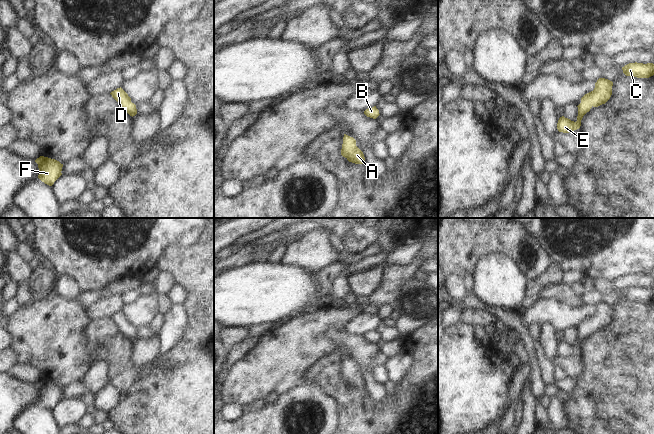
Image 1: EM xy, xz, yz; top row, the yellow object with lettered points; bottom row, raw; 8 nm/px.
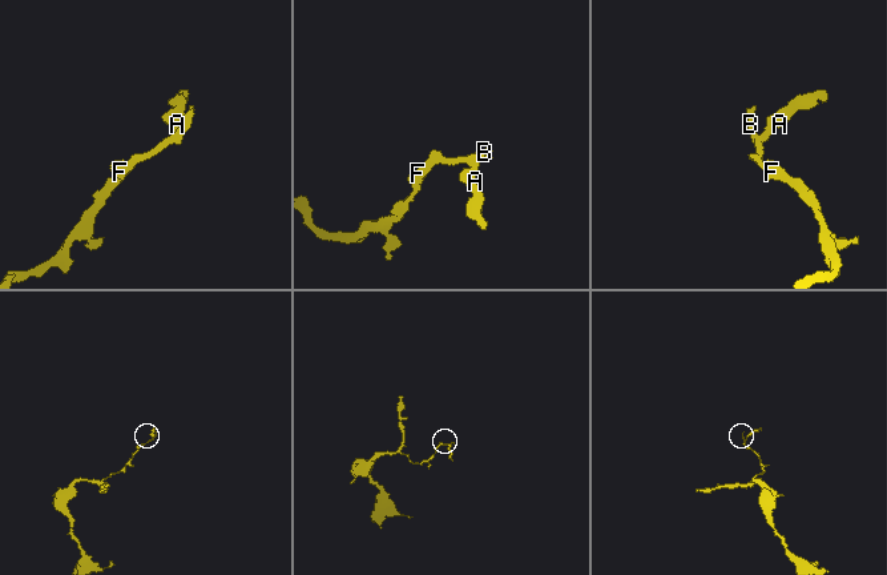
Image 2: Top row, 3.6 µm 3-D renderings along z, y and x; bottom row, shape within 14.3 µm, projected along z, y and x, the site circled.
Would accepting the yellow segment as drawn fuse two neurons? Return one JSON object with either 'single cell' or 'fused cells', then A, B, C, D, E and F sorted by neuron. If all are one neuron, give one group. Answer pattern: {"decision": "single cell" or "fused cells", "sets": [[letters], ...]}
{"decision": "single cell", "sets": [["A", "B", "C", "D", "E", "F"]]}

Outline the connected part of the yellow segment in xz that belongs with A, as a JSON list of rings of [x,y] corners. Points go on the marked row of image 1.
[[[344,134],[341,155],[355,164],[365,163],[363,152],[356,146],[356,140]]]

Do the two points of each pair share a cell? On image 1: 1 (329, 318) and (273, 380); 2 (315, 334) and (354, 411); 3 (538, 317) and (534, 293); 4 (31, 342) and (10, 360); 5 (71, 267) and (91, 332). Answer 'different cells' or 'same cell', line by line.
1: same cell
2: different cells
3: different cells
4: different cells
5: different cells

